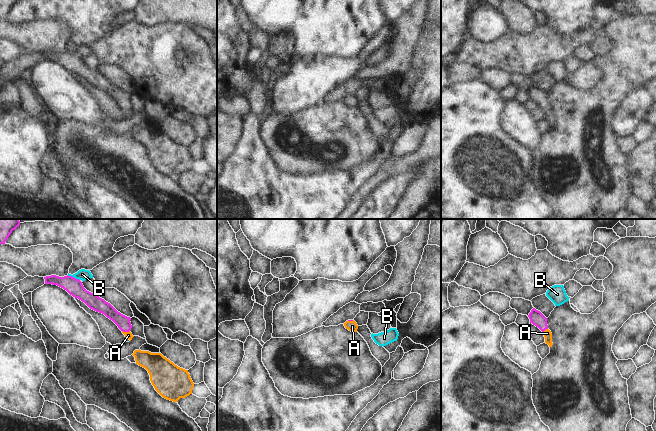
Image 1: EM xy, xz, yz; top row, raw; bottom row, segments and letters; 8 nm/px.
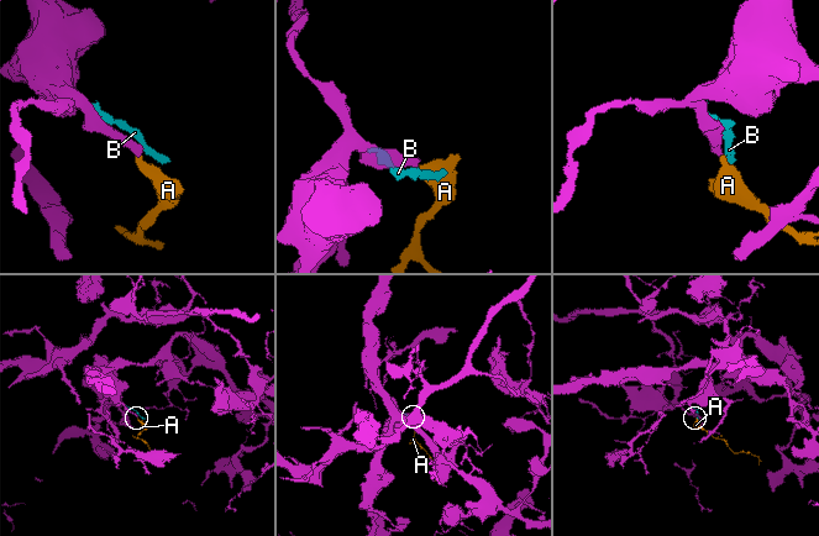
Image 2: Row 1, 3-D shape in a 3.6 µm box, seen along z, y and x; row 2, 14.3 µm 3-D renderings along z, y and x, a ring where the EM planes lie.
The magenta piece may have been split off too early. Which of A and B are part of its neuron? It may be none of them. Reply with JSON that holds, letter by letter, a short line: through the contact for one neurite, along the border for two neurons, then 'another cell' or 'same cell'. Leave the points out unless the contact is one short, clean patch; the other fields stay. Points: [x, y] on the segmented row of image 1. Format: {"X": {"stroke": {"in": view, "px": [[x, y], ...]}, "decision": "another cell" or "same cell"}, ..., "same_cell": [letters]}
{"A": {"stroke": {"in": "xy", "px": [[123, 322], [126, 331], [128, 335]]}, "decision": "same cell"}, "B": {"stroke": {"in": "xy", "px": [[67, 275], [71, 275], [79, 280]]}, "decision": "another cell"}, "same_cell": ["A"]}

